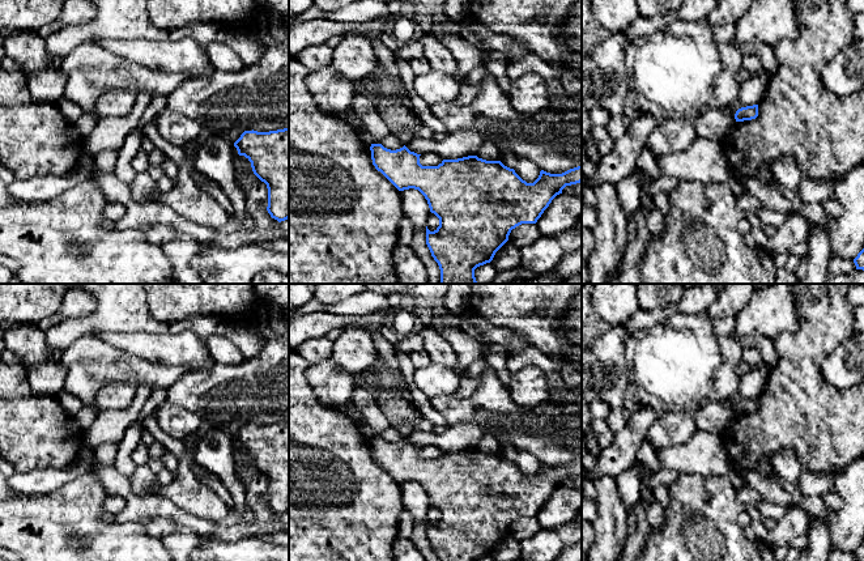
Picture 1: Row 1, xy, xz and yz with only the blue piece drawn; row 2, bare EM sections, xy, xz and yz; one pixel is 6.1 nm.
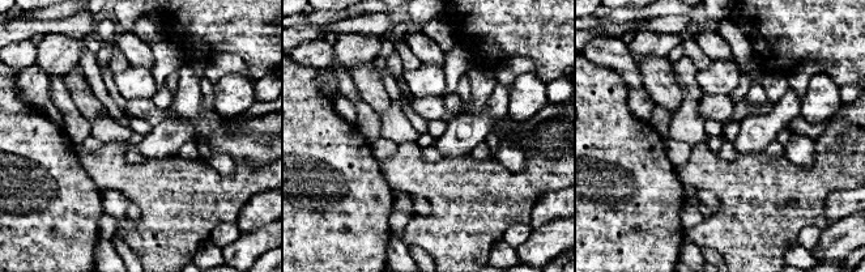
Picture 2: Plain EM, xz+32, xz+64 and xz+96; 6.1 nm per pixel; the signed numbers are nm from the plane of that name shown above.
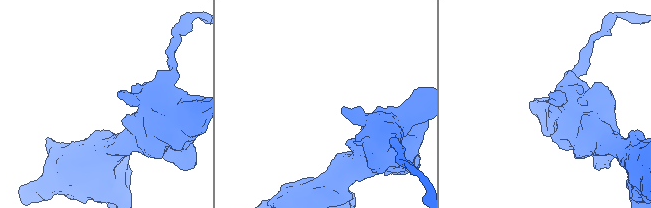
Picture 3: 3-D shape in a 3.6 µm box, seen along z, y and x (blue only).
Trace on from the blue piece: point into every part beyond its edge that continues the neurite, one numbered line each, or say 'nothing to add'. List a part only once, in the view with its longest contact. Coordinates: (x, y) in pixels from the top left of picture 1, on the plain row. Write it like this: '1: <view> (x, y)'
nothing to add

